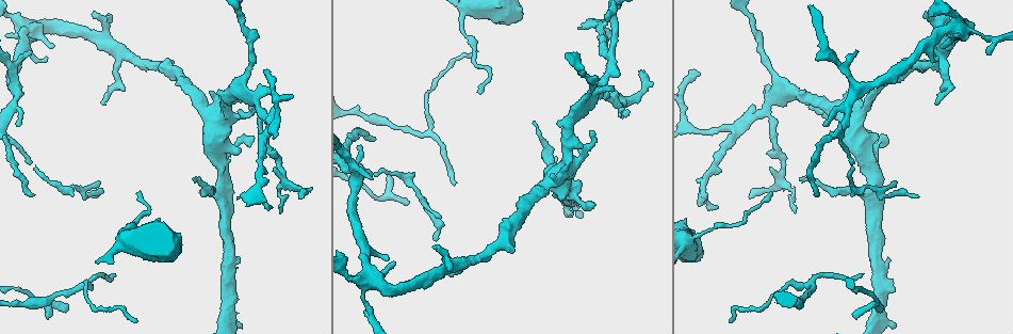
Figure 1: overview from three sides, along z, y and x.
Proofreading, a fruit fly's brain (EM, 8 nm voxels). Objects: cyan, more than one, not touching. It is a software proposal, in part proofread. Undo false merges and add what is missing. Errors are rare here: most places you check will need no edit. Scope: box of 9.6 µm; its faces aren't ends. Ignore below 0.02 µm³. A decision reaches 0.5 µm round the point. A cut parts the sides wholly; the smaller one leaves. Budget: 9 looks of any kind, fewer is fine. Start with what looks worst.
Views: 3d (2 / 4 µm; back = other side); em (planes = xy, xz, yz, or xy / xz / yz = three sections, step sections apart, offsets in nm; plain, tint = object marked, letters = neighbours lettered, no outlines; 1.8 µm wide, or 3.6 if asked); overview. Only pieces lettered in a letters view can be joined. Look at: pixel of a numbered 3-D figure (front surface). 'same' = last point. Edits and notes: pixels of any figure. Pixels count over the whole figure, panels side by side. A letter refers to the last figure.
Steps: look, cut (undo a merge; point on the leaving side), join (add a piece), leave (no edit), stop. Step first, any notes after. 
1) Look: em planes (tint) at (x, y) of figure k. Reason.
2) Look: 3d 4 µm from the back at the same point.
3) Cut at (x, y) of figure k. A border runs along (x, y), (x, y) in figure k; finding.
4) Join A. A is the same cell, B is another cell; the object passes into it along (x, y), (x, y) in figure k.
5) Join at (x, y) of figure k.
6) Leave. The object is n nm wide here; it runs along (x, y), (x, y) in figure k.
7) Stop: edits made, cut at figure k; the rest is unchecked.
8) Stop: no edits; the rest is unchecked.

Look: 3d 2 µm at (34, 28) of figure 1. Thin arm on a thick one.

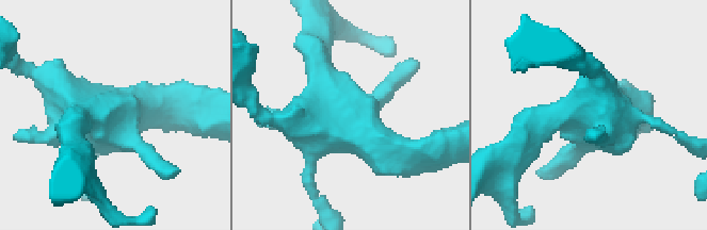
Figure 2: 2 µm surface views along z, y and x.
Look: em planes (tint) at (347, 117) of figure 2.

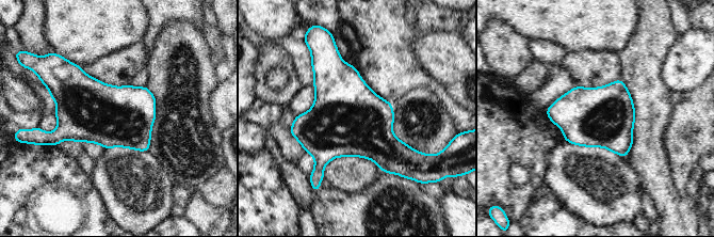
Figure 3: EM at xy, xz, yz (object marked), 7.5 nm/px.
Look: em planes (letters) at the same point. See the neighbours.

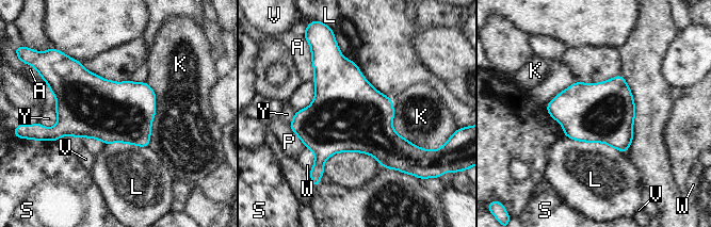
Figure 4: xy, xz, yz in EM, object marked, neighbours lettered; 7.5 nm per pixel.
Leave. A, K, L, P, S, V, W and Y are other cells; a border runs along (564, 134), (627, 152) in figure 4; continuous, no second cell.

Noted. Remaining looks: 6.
Look: 3d 2 µm at (265, 72) of figure 1. An open end.

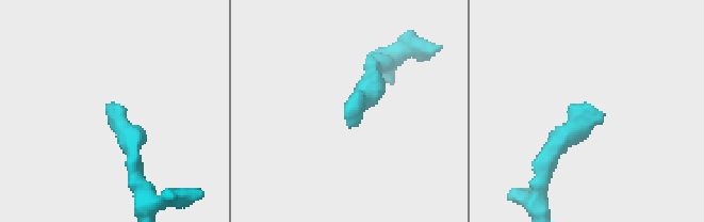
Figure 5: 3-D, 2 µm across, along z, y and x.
Look: em xz step 4 (plain) at (108, 110) of figure 5. Shape alone is not enough.

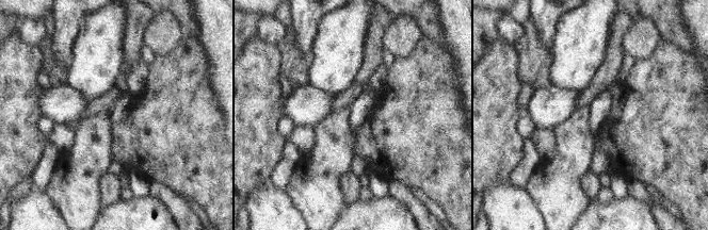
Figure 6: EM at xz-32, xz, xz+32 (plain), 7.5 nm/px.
Look: em xz step 4 (letters) at the same point. See the neighbours.

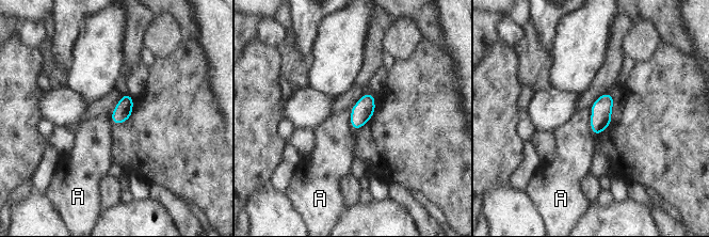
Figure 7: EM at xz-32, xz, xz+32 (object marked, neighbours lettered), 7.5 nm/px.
Leave. A is another cell; a border runs along (590, 108), (591, 130), (595, 136) in figure 7; no lettered piece goes on from it.

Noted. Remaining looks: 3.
Look: 3d 2 µm at (408, 203) of figure 1. An open end.

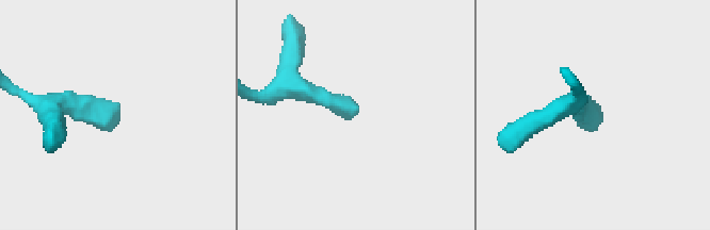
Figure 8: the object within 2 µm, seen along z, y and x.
Look: em xy step 8 (tint) at (590, 106) of figure 8.

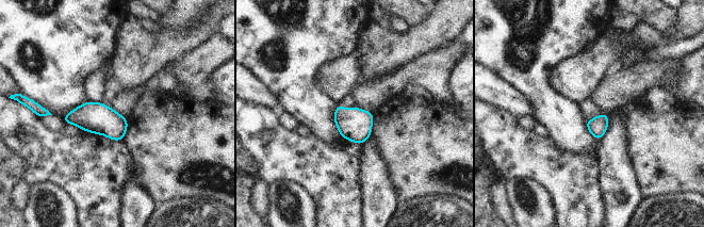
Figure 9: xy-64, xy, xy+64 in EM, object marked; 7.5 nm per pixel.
Look: em planes (letters) at the same point. Another direction.

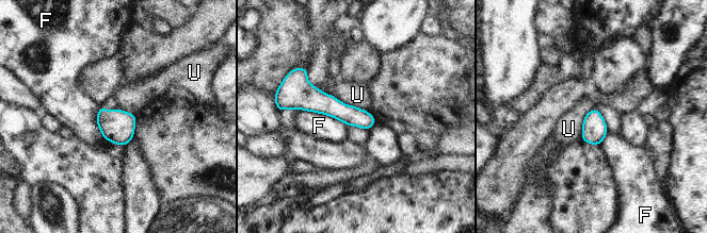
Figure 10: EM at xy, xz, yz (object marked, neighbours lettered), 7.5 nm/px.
Leave. F and U are other cells; it runs along (294, 102), (321, 102), (372, 121) in figure 10; none of them fits.

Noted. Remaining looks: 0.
Stop: no edits; the rest is unchecked.

